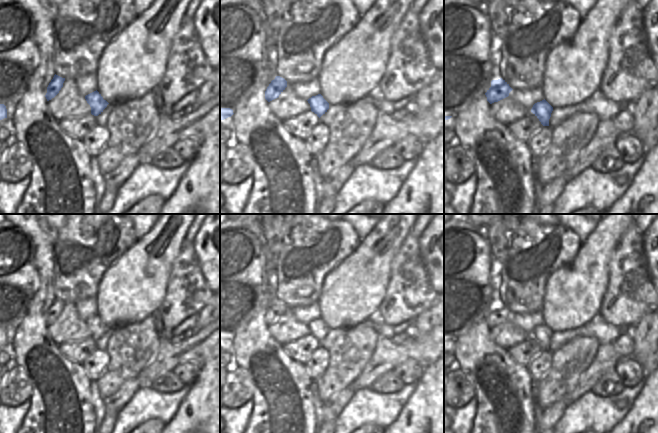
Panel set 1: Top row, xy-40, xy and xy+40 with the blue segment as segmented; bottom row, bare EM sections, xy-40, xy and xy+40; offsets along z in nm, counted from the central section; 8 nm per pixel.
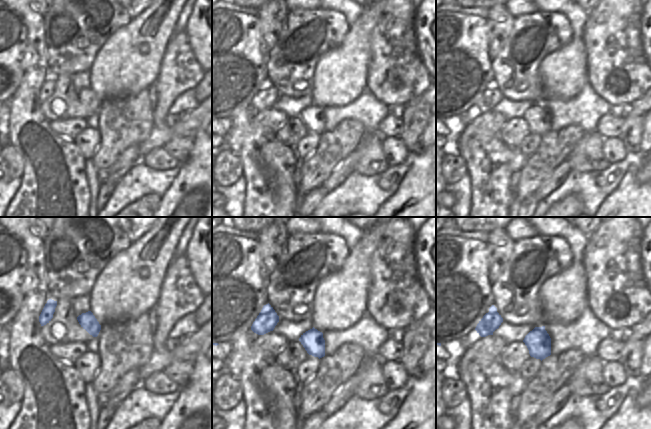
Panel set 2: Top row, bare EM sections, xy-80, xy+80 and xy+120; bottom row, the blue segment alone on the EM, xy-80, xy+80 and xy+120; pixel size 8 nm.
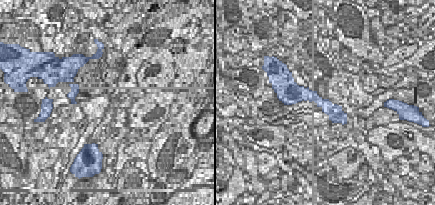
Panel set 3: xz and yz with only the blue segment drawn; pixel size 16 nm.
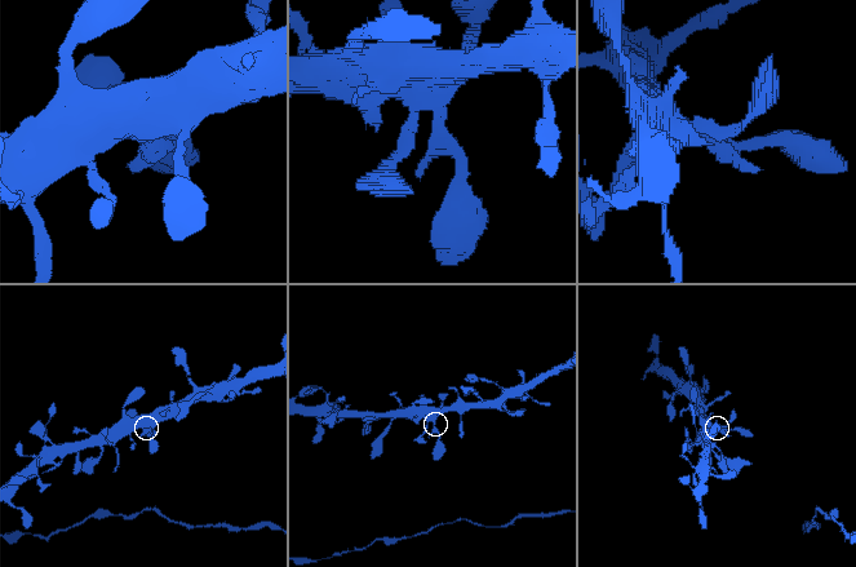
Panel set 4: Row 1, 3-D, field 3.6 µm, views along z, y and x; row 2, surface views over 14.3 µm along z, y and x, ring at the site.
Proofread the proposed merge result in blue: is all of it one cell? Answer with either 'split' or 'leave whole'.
split

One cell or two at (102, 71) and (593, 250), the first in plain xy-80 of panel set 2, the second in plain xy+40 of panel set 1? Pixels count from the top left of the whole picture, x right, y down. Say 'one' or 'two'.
one

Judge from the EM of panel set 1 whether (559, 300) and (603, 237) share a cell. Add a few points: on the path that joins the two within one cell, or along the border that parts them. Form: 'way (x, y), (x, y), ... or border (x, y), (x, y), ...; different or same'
way (575, 284), (587, 272), (587, 265), (595, 253); same

